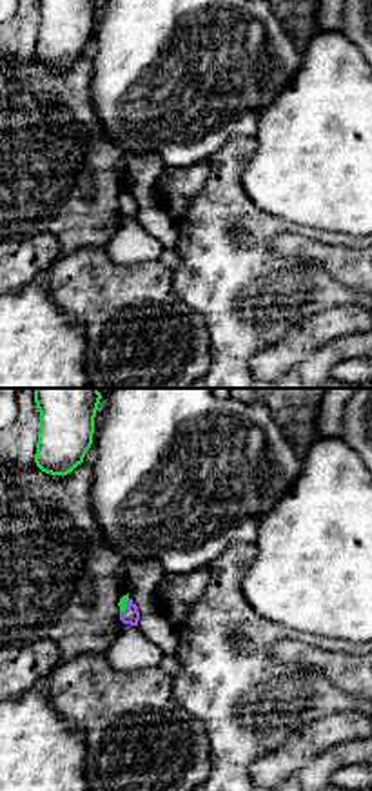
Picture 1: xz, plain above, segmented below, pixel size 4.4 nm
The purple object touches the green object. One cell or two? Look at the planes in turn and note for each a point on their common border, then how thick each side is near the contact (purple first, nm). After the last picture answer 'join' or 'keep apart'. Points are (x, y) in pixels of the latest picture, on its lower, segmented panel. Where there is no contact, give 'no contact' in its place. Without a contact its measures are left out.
contact (127, 606); calibres 80 and 40 nm

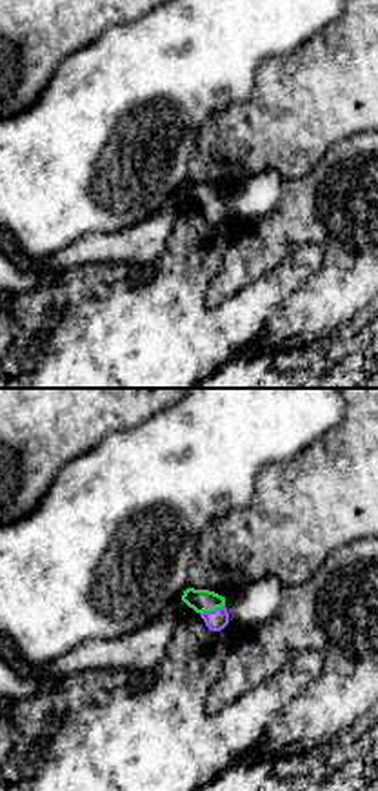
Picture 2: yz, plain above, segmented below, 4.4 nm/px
contact (213, 610); calibres 90 and 100 nm

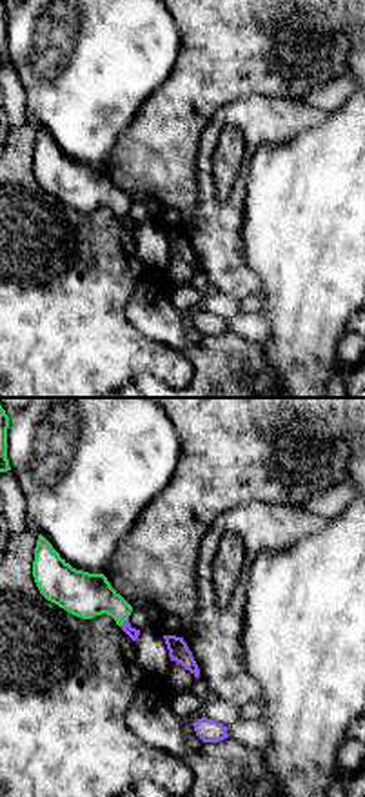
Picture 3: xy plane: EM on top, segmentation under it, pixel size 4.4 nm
contact (124, 623); calibres 50 and 200 nm

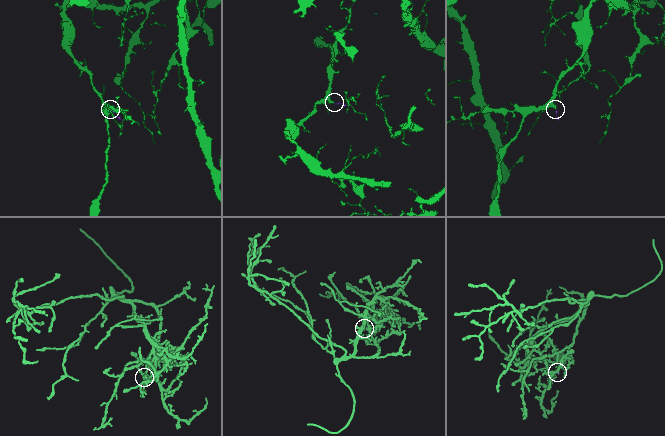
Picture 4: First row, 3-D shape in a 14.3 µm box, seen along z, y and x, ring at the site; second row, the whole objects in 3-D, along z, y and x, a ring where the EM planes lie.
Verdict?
join

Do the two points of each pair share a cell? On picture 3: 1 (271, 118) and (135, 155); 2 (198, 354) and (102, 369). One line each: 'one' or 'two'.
1: two
2: two

